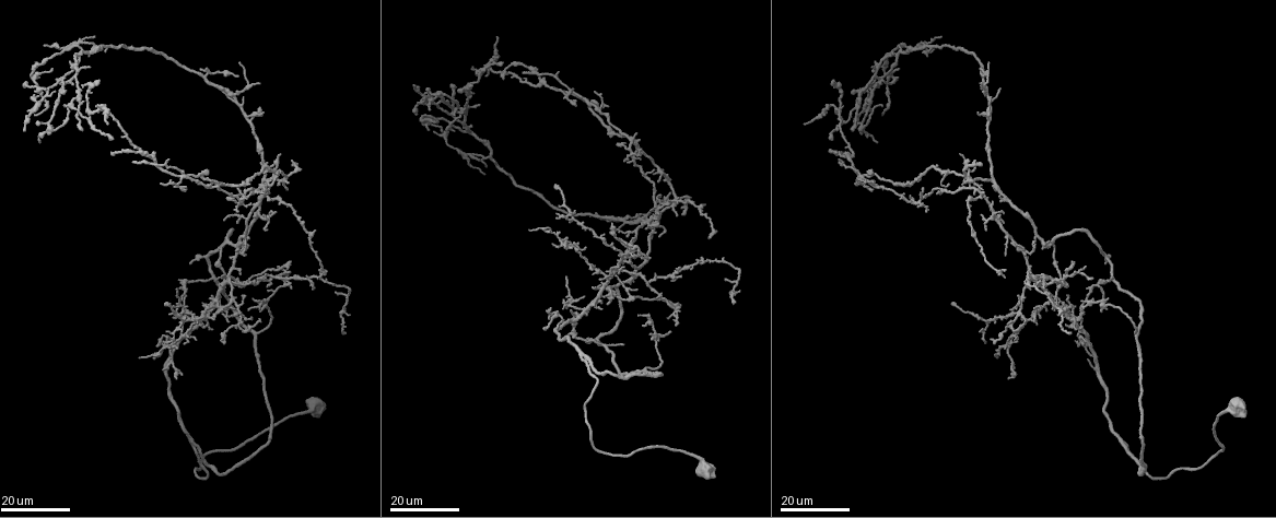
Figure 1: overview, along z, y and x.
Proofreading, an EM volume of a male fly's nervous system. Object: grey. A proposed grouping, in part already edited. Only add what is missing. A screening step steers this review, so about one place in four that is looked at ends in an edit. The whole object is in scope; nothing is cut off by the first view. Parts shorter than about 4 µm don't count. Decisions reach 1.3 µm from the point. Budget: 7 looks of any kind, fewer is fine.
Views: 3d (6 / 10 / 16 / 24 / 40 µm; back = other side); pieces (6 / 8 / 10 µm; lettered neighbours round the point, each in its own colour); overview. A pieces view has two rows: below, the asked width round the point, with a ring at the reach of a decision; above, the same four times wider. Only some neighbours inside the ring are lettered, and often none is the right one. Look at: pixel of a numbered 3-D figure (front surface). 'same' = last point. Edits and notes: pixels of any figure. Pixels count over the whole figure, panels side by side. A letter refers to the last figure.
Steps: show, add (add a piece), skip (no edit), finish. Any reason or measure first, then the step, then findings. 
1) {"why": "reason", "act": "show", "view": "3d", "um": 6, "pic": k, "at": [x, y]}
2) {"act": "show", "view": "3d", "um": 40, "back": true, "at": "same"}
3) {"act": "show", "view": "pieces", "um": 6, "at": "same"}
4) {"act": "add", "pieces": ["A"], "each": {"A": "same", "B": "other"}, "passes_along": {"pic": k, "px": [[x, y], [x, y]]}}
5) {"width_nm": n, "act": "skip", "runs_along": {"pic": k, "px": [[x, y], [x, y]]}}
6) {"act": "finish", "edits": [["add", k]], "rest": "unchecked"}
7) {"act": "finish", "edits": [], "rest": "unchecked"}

{"act": "show", "view": "3d", "um": 24, "pic": 1, "at": [258, 321]}

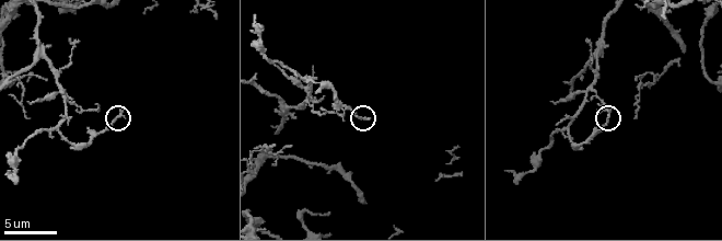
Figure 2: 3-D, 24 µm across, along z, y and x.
{"act": "show", "view": "3d", "um": 10, "pic": 2, "at": [608, 117]}

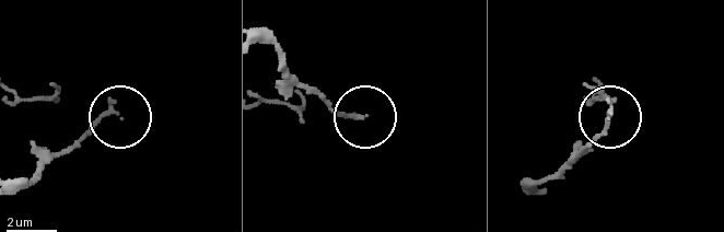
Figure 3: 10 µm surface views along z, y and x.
{"why": "see the neighbours", "act": "show", "view": "pieces", "um": 8, "pic": 3, "at": [115, 112]}

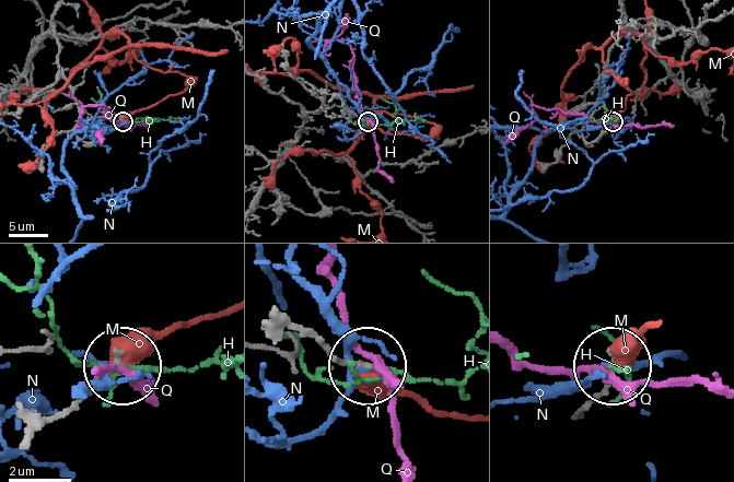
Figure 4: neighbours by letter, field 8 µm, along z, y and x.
{"act": "add", "pieces": ["H"], "each": {"H": "same", "M": "other", "N": "other", "Q": "other"}, "passes_along": {"pic": 4, "px": [[575, 416], [604, 388], [613, 364], [625, 372]]}, "found": "it goes on there"}

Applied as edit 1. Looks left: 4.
{"why": "redraw", "act": "show", "view": "overview"}

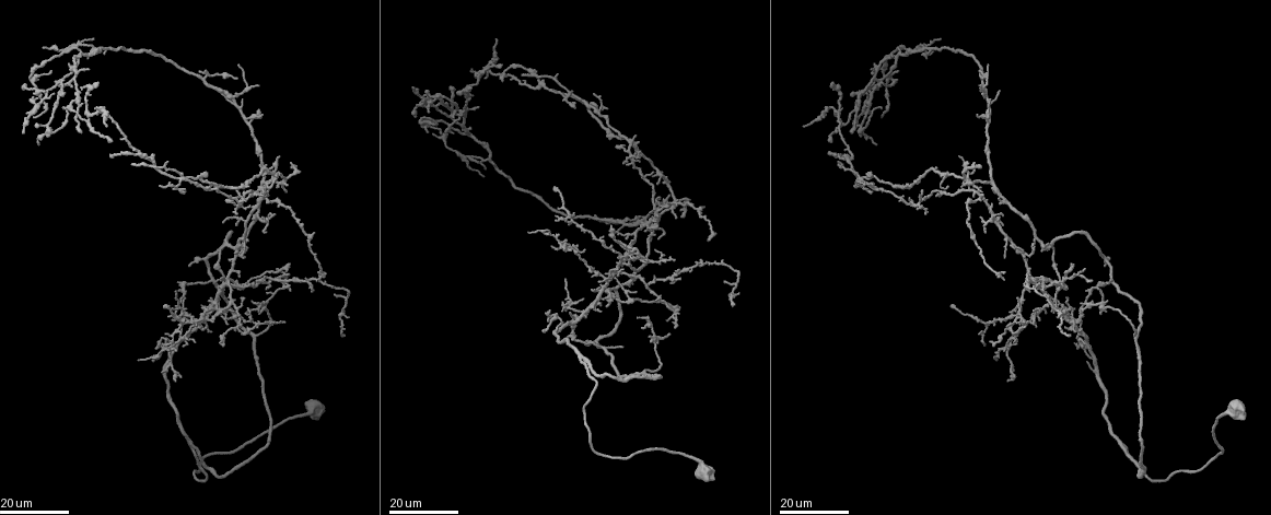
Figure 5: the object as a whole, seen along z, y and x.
{"why": "free end", "act": "show", "view": "3d", "um": 24, "pic": 5, "at": [179, 290]}

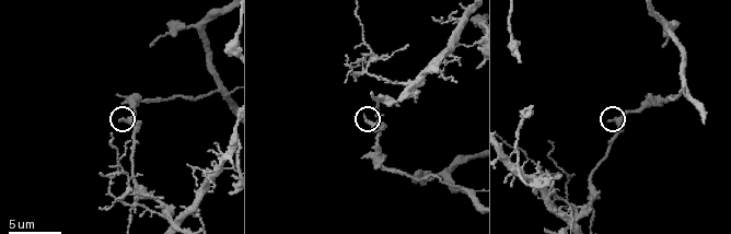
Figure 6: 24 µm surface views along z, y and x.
{"why": "see the neighbours", "act": "show", "view": "pieces", "um": 6, "pic": 6, "at": [607, 118]}

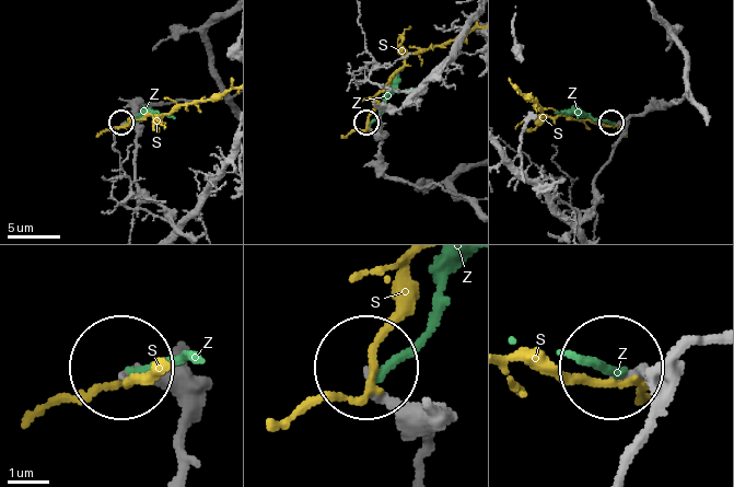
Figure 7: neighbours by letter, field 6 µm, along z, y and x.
{"width_nm": 150, "act": "skip", "each": {"S": "other", "Z": "other"}, "runs_along": {"pic": 7, "px": [[579, 227], [596, 203], [596, 174], [620, 132], [610, 124]]}, "found": "no lettered piece goes on from it"}

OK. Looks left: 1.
{"act": "finish", "edits": [["add", 4]], "rest": "unchecked"}

